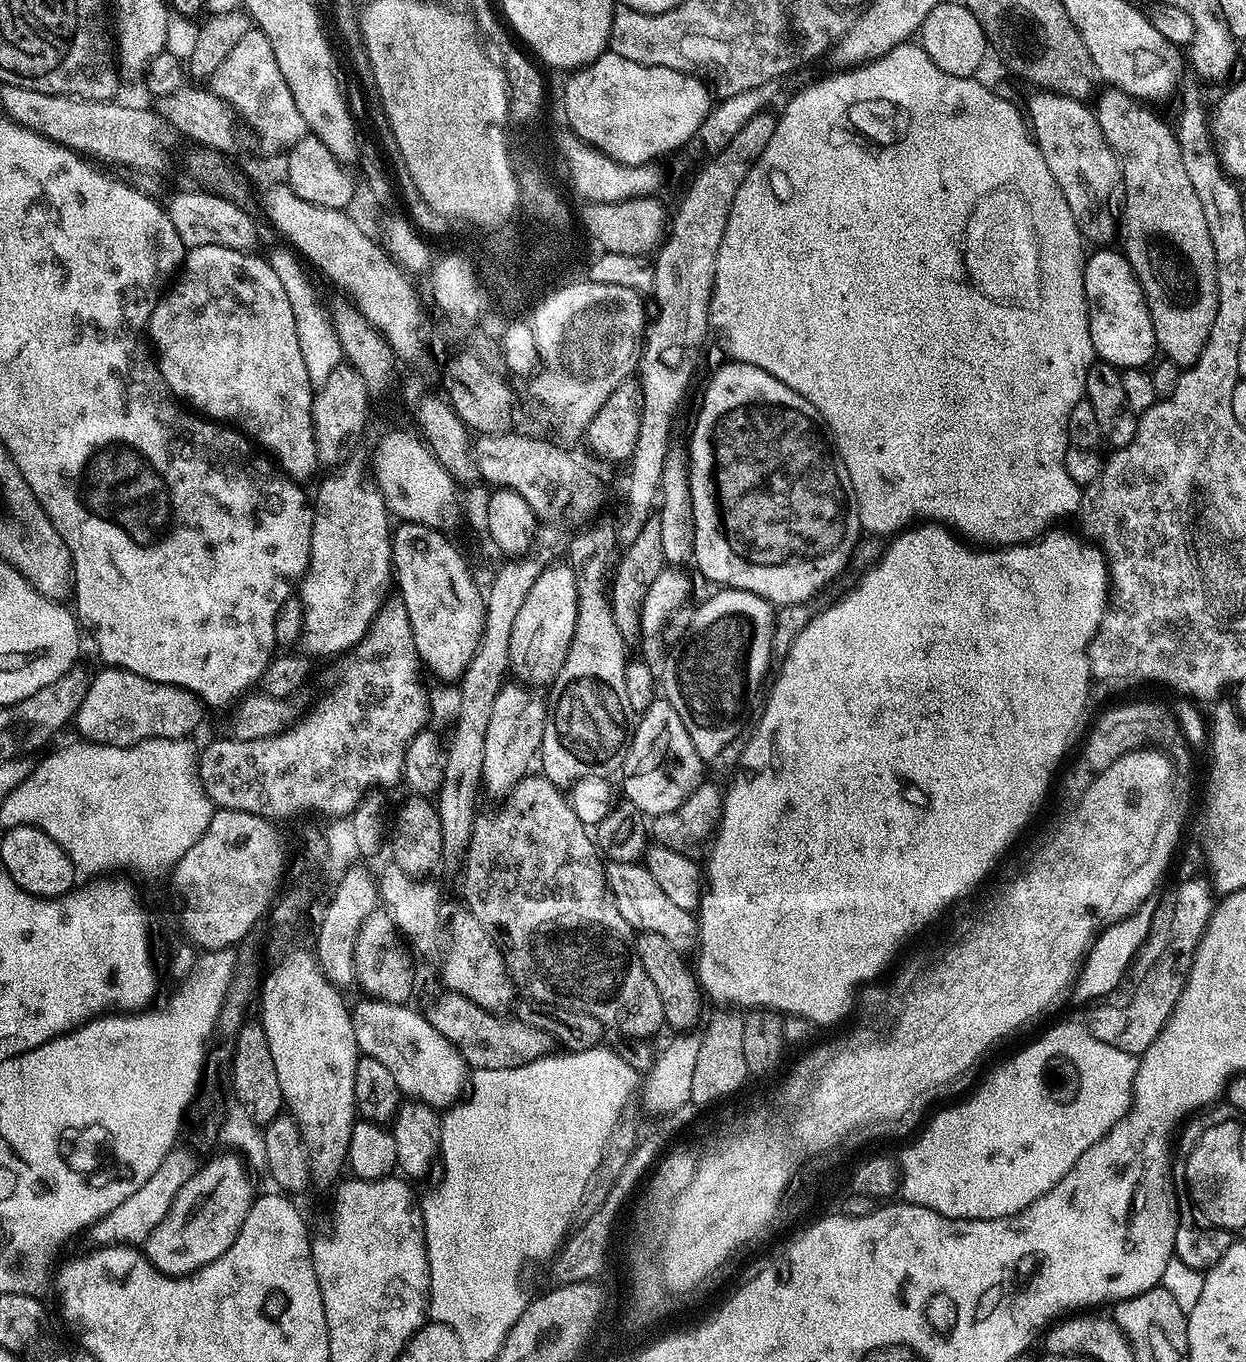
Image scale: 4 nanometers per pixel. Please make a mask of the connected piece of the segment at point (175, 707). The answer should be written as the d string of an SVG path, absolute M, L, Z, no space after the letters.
M124 668L101 669L89 681L86 698L82 698L82 706L74 717L74 728L76 724L85 741L125 748L143 740L182 740L191 737L199 726L202 701L190 690L159 684Z

